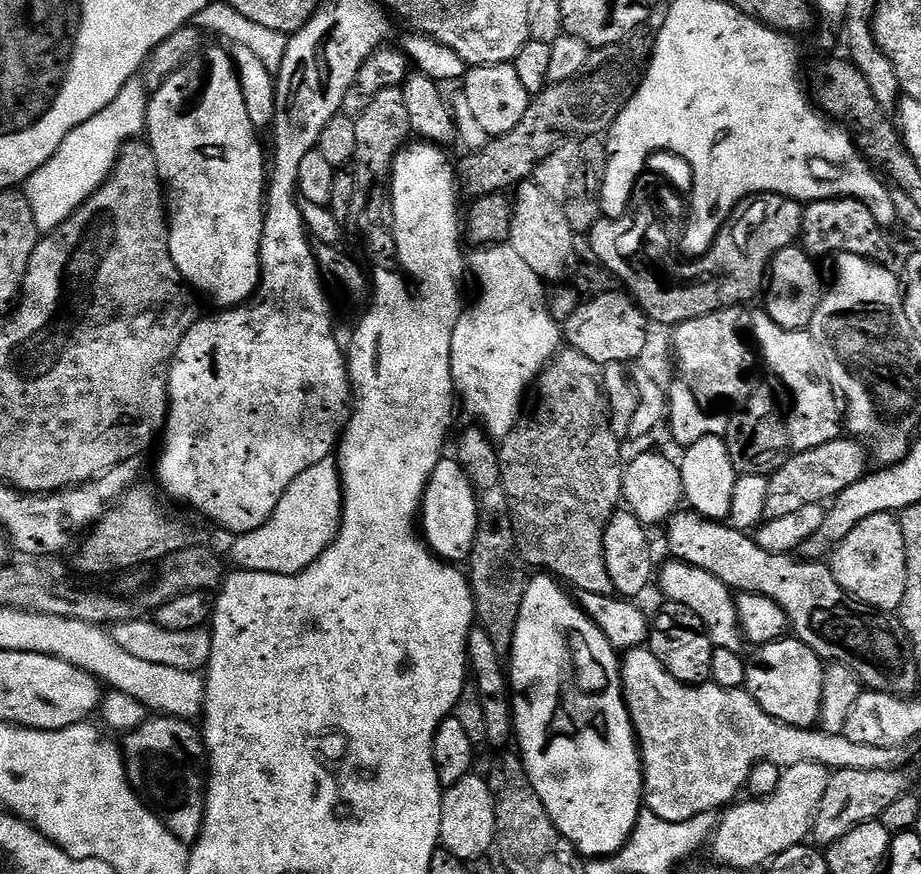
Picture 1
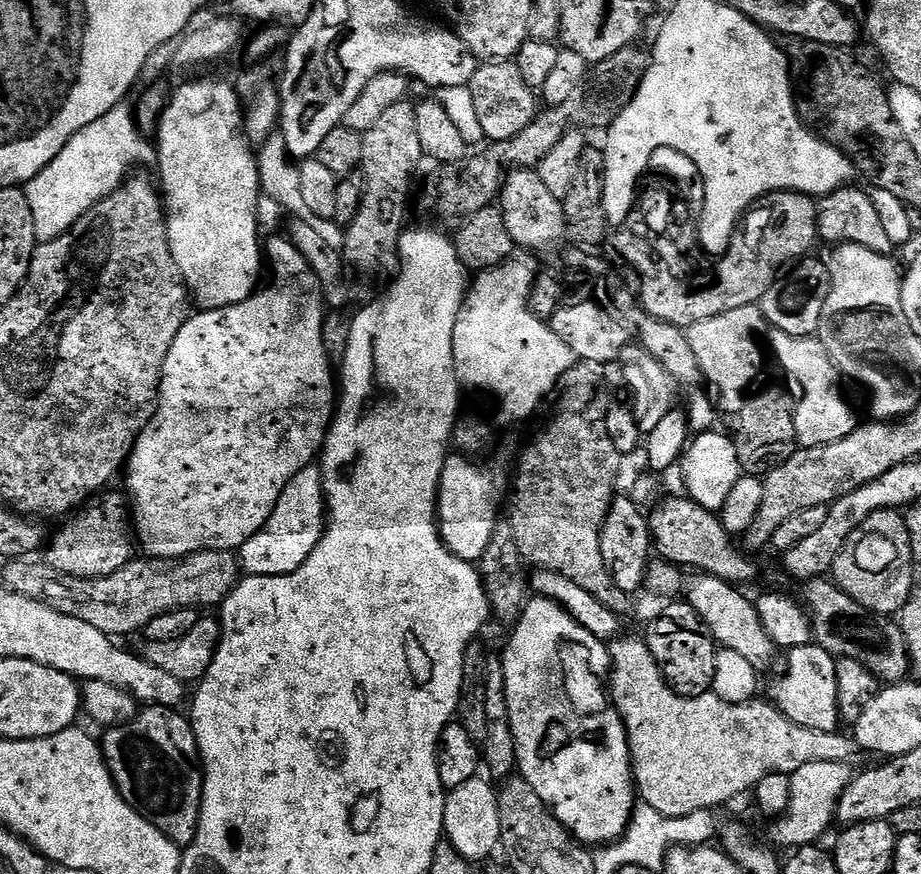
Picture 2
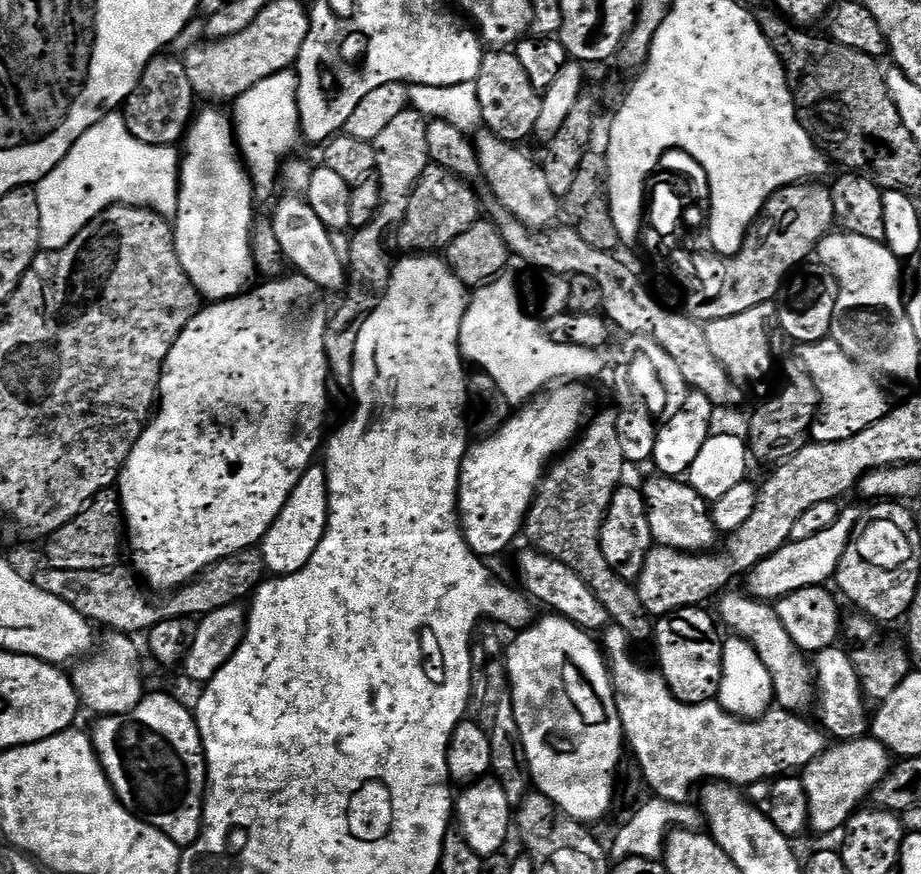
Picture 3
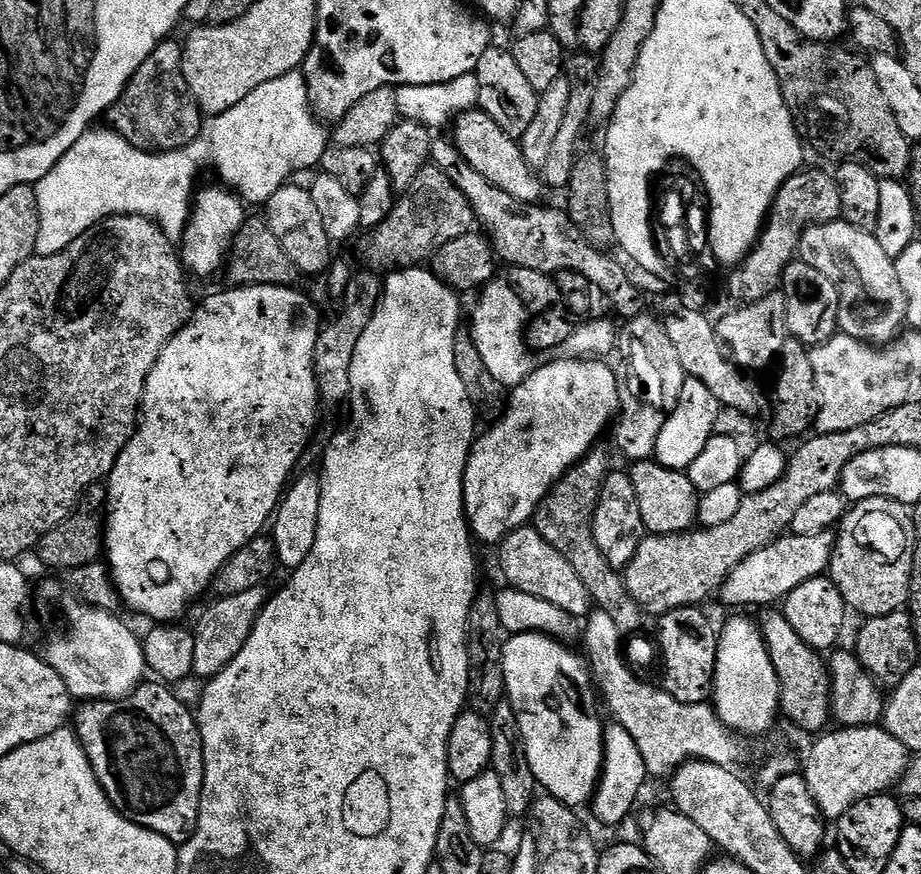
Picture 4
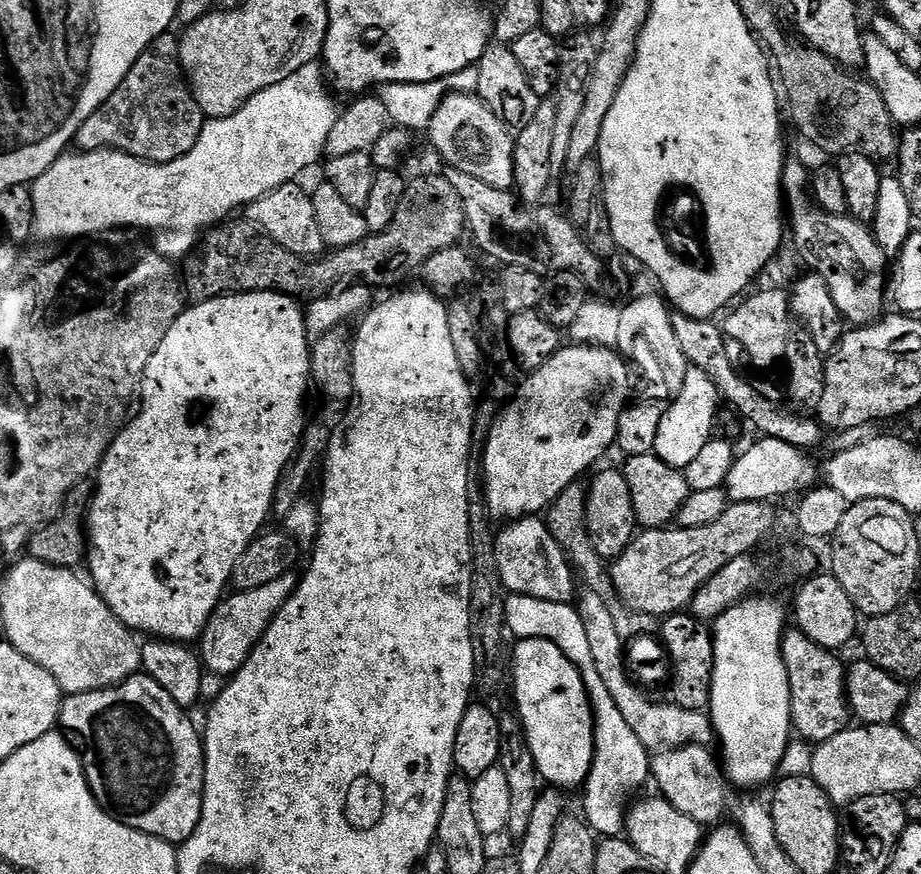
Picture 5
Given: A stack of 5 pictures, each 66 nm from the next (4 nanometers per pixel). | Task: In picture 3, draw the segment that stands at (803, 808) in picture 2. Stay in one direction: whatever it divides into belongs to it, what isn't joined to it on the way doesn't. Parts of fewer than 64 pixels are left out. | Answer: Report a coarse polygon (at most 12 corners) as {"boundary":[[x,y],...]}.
{"boundary":[[841,740],[803,769],[808,824],[843,829],[894,760]]}

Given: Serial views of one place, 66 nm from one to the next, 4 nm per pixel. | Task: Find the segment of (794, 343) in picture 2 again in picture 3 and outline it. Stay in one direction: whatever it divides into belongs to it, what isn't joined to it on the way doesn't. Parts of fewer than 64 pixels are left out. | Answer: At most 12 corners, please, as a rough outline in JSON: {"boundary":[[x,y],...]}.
{"boundary":[[838,342],[799,359],[820,395],[813,441],[850,438],[890,411],[881,381]]}

